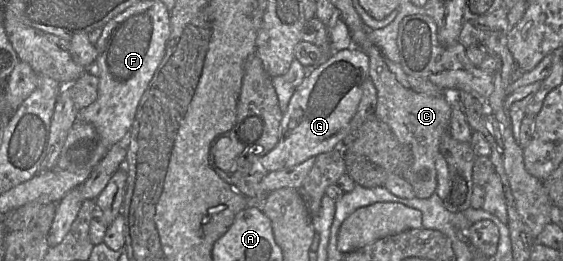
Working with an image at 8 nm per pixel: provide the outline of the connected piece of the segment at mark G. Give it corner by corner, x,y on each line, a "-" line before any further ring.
359,48
340,50
330,55
314,68
307,68
307,75
293,93
280,123
277,145
262,156
261,164
267,172
298,165
321,153
331,151
349,130
352,117
357,111
362,96
362,86
369,72
369,57

